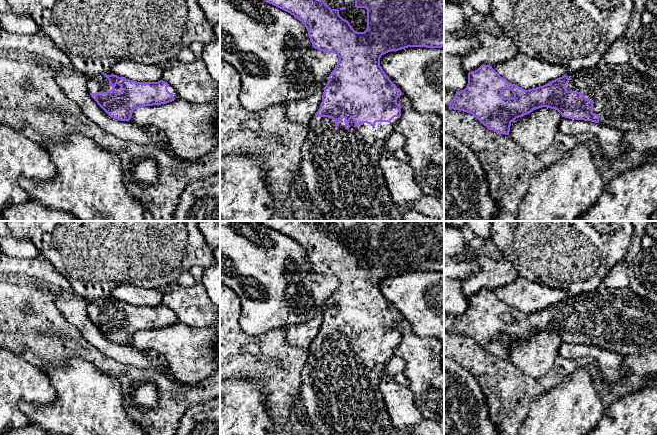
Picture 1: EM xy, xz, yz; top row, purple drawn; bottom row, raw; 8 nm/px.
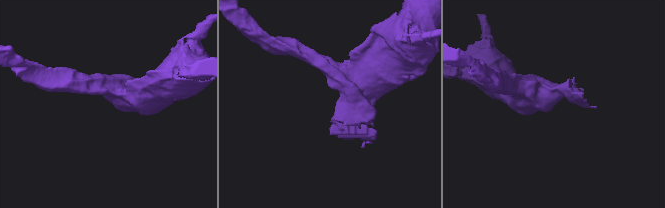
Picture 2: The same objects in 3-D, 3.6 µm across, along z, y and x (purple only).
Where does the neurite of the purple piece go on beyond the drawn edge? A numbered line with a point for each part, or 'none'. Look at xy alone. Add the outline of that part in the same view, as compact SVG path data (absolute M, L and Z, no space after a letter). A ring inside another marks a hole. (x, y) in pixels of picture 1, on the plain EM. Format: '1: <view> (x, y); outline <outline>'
1: xy (99, 307); outline M99 298L89 302L87 313L89 317L107 316L112 313L112 309L103 298Z

